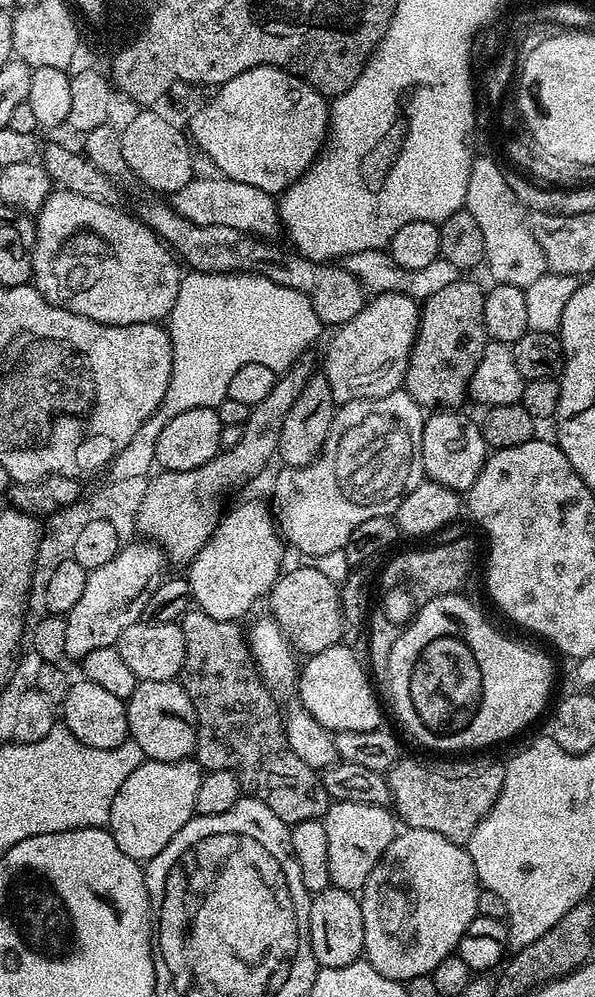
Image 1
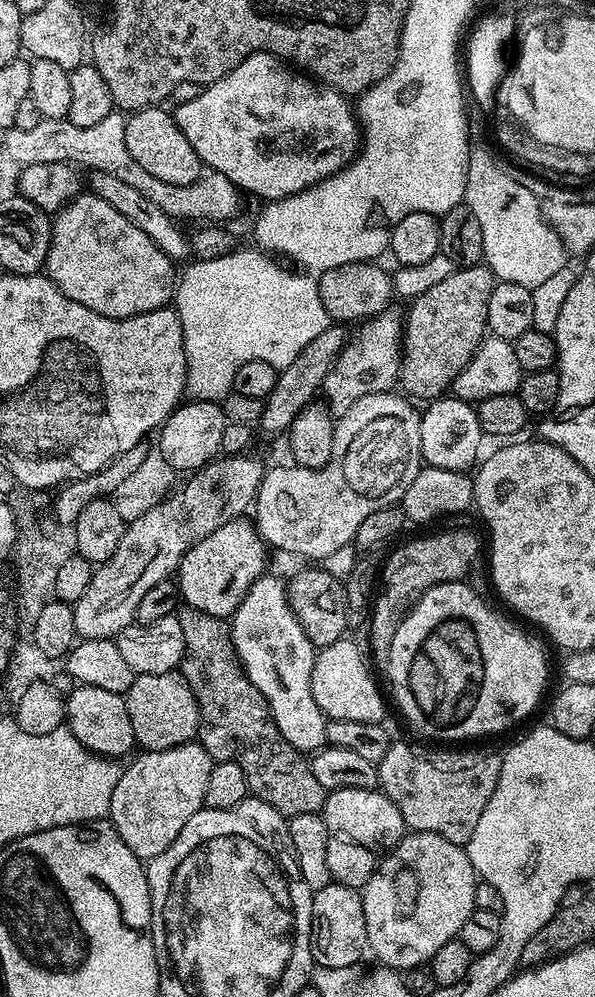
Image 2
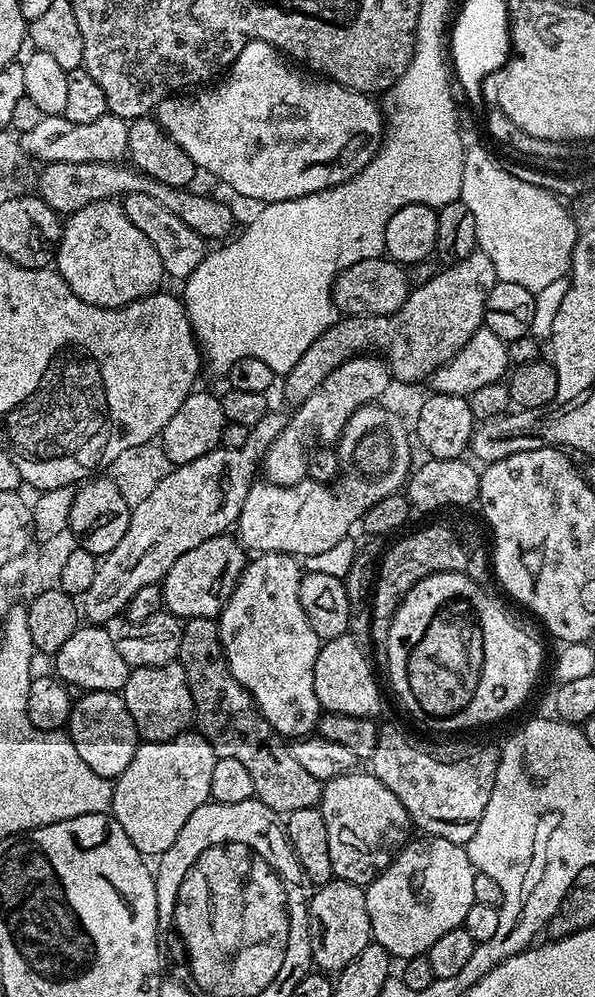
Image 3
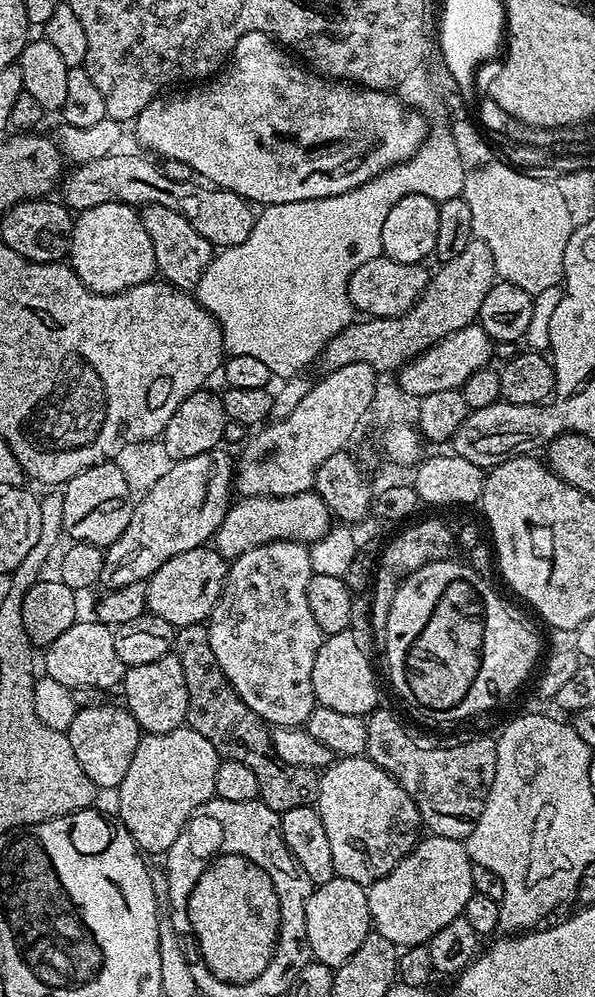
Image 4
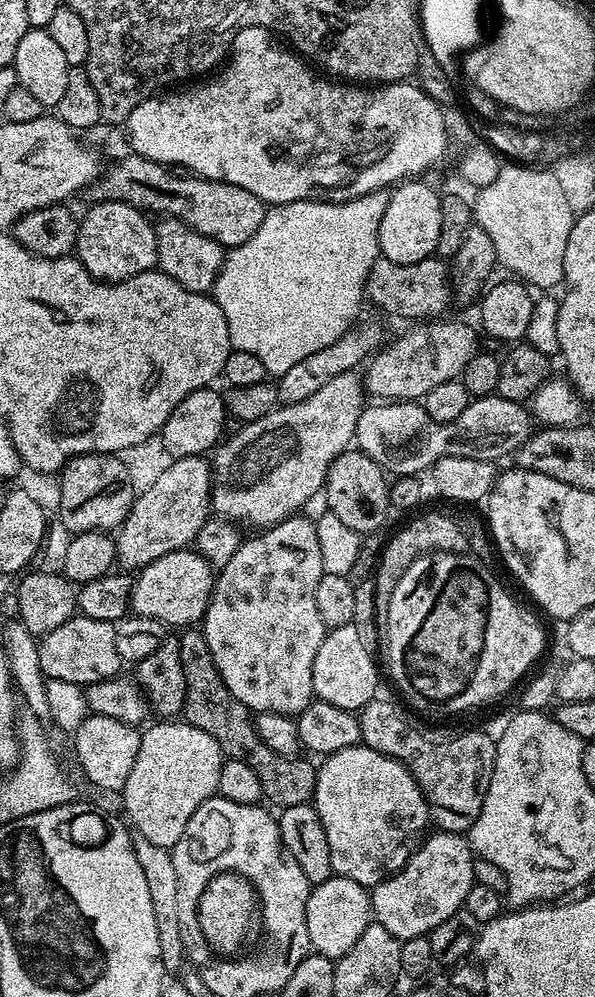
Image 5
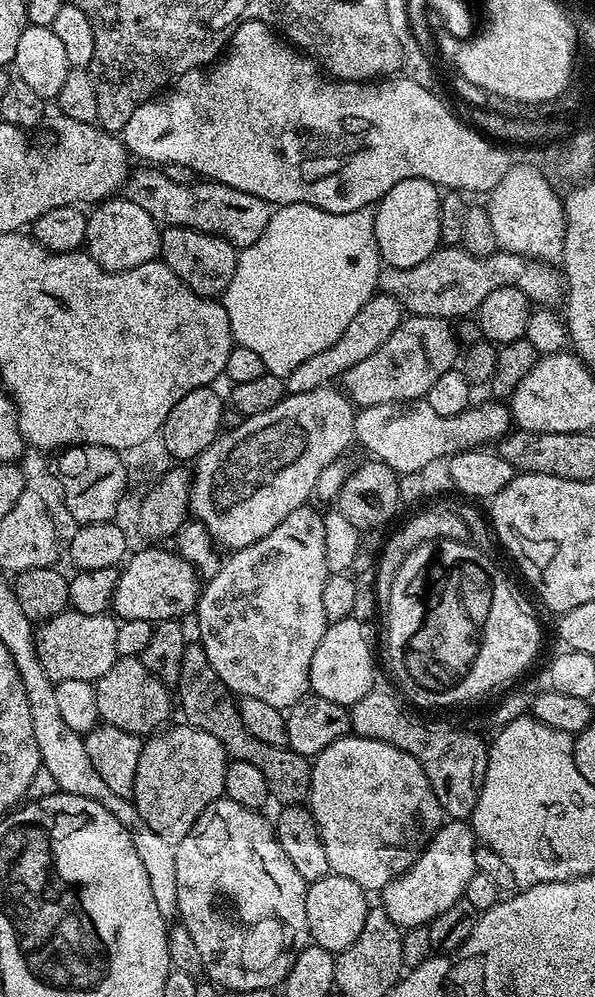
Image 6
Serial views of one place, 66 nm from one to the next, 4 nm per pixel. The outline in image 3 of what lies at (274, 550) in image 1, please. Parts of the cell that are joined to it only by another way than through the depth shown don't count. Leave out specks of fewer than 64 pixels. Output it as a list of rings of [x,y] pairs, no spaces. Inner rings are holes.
[[[223,534],[202,542],[201,545],[182,554],[170,567],[169,572],[165,574],[162,581],[164,608],[172,615],[181,618],[190,616],[219,617],[238,578],[244,573],[245,563],[246,549],[235,535]]]

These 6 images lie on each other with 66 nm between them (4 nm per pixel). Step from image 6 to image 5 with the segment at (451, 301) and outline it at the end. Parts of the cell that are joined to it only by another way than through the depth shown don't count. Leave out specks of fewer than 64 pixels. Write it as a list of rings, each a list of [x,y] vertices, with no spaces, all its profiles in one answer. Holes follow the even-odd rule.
[[[377,258],[370,266],[370,274],[364,283],[367,303],[389,312],[392,316],[401,316],[408,322],[424,322],[429,318],[445,315],[448,303],[454,300],[454,289],[450,283],[450,268],[443,259],[429,258],[422,262],[399,264],[383,258]]]

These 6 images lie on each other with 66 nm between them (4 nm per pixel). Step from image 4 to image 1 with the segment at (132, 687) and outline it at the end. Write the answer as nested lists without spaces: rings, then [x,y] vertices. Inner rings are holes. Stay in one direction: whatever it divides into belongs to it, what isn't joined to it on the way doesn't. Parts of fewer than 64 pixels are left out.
[[[179,679],[166,682],[150,682],[142,680],[137,683],[134,694],[126,701],[128,713],[128,734],[138,746],[142,746],[142,754],[150,760],[158,762],[178,762],[189,759],[196,750],[196,711],[190,702],[190,694],[186,694],[183,683]]]

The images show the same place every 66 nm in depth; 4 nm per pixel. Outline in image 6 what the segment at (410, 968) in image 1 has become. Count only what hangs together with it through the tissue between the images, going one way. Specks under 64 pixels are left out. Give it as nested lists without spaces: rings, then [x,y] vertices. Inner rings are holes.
[[[465,821],[445,823],[433,834],[428,847],[407,872],[396,877],[382,890],[382,907],[386,914],[404,930],[430,925],[438,914],[442,914],[442,910],[450,910],[454,902],[464,899],[466,886],[478,871],[476,860],[472,857],[475,848],[478,848],[478,841]]]

